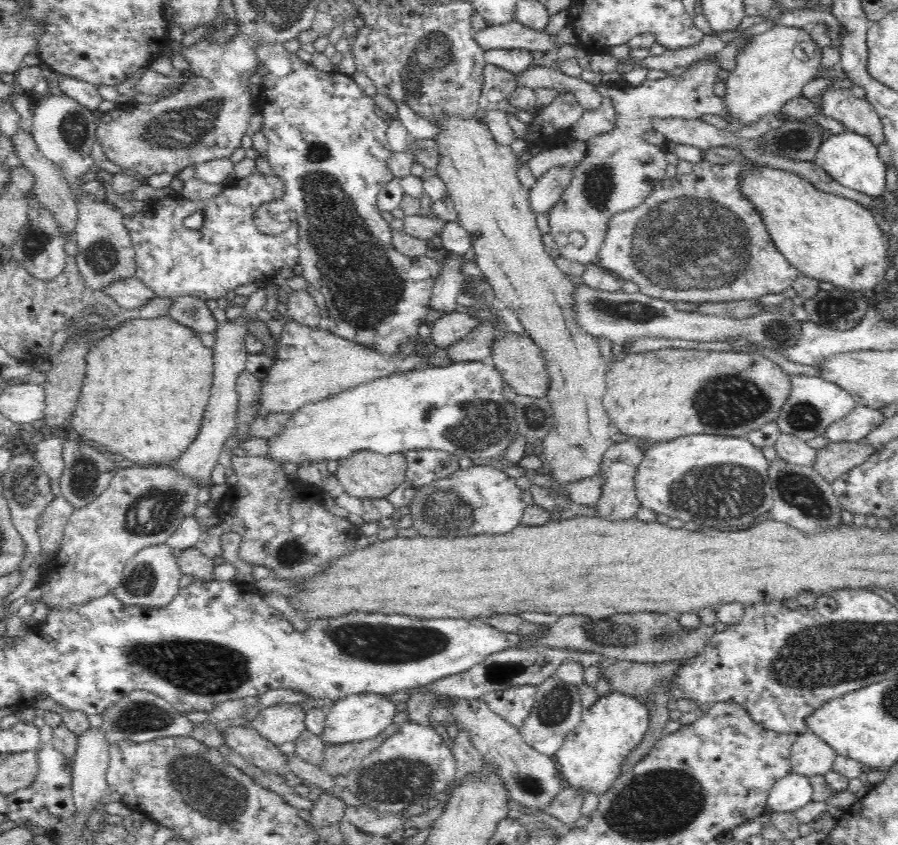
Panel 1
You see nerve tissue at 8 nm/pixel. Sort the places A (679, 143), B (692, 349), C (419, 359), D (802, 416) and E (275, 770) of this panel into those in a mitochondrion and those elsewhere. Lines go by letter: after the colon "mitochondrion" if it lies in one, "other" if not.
A: other
B: other
C: other
D: mitochondrion
E: other

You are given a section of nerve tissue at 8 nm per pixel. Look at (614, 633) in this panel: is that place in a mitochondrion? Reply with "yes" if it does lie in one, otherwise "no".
yes

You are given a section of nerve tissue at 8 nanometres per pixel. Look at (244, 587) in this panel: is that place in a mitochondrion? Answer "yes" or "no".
no

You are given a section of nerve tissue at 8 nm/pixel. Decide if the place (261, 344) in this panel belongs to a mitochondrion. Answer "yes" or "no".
no

